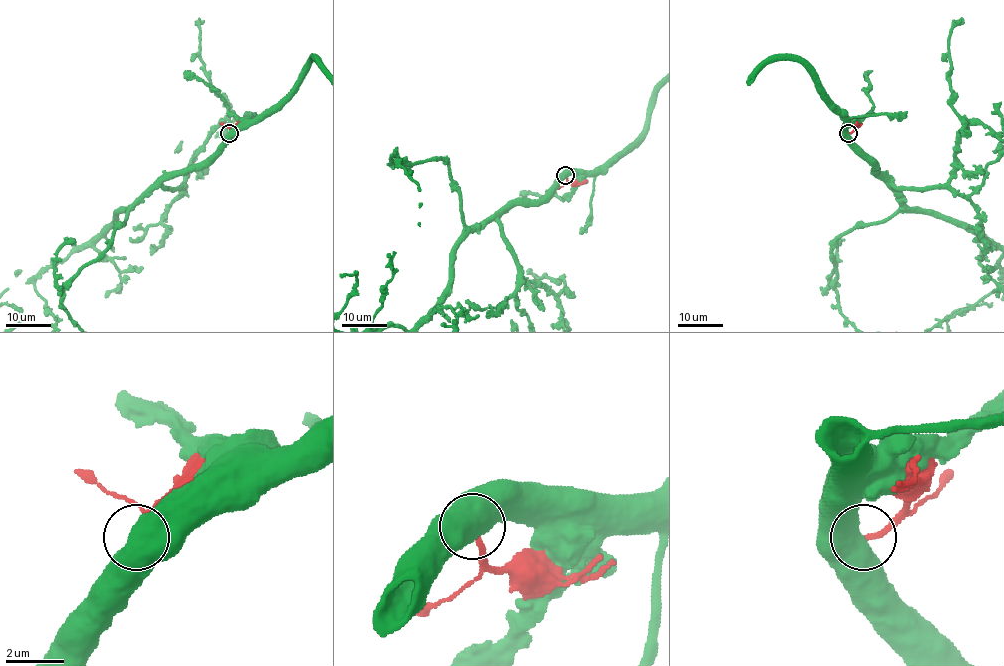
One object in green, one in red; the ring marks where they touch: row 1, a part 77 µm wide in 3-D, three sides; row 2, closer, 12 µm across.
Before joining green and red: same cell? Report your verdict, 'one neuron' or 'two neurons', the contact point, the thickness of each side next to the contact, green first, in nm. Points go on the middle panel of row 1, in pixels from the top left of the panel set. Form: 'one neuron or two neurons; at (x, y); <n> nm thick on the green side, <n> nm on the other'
two neurons; at (565, 175); 750 nm thick on the green side, 170 nm on the other

